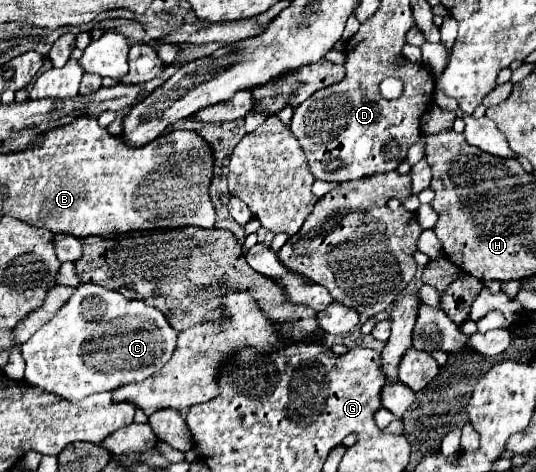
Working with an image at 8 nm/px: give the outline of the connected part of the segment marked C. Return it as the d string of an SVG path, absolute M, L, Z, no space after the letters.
M79 284L59 312L21 344L27 362L25 382L77 404L97 392L113 392L153 376L171 358L175 340L177 332L167 318L143 300L129 300L95 284Z

